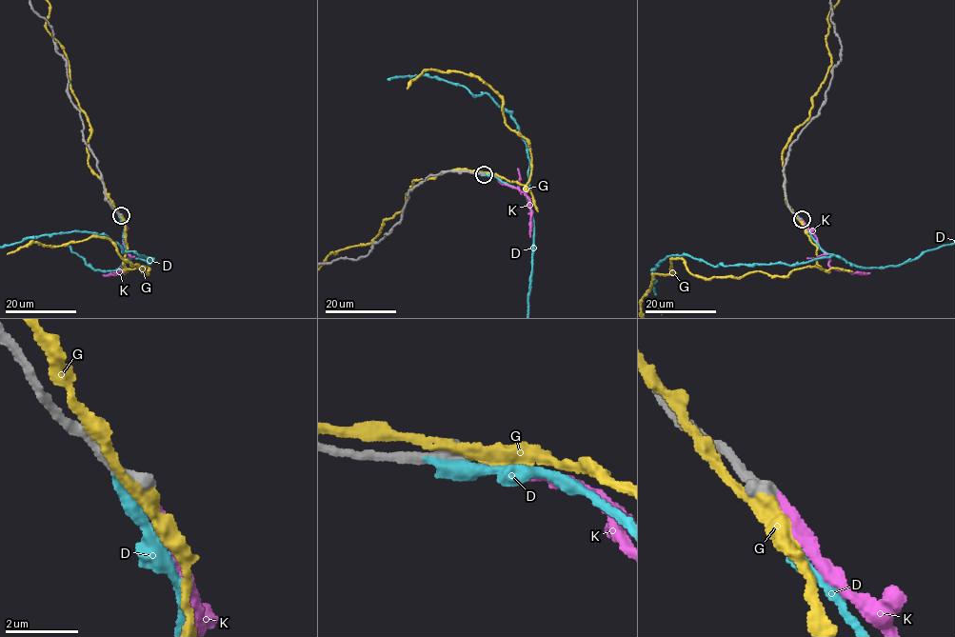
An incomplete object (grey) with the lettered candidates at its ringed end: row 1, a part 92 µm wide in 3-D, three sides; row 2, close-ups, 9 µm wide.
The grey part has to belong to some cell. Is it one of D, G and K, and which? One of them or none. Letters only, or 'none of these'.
K

